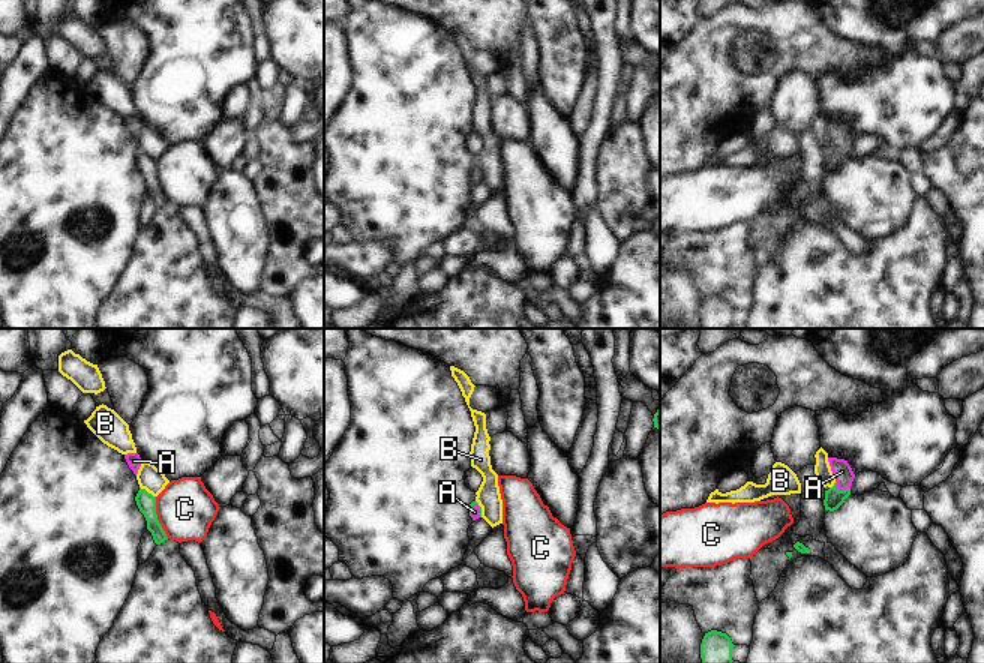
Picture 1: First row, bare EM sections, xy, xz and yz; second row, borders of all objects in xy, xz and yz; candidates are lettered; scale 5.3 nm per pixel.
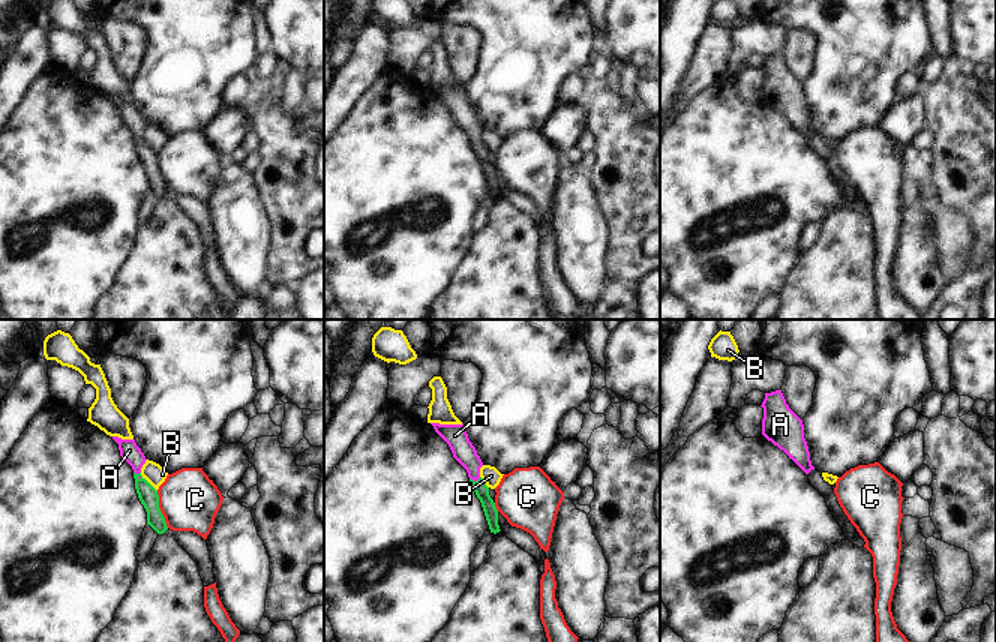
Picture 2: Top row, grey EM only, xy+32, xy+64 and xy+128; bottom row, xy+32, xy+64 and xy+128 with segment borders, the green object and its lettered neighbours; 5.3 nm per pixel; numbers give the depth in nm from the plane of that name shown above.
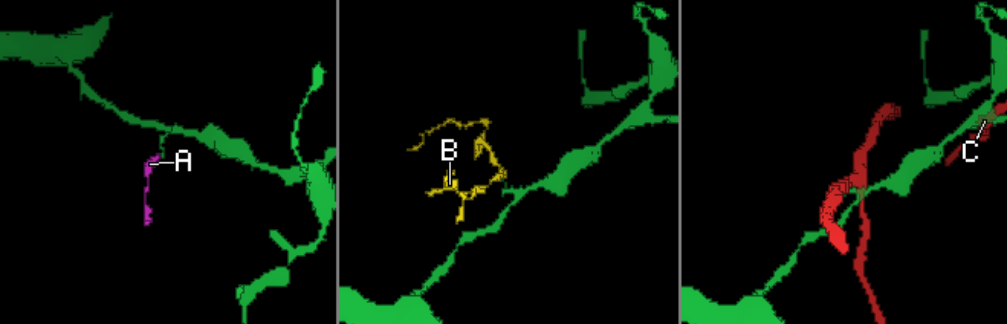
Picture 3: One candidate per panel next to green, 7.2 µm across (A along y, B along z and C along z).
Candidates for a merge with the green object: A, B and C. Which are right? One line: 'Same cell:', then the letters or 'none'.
Same cell: A.

